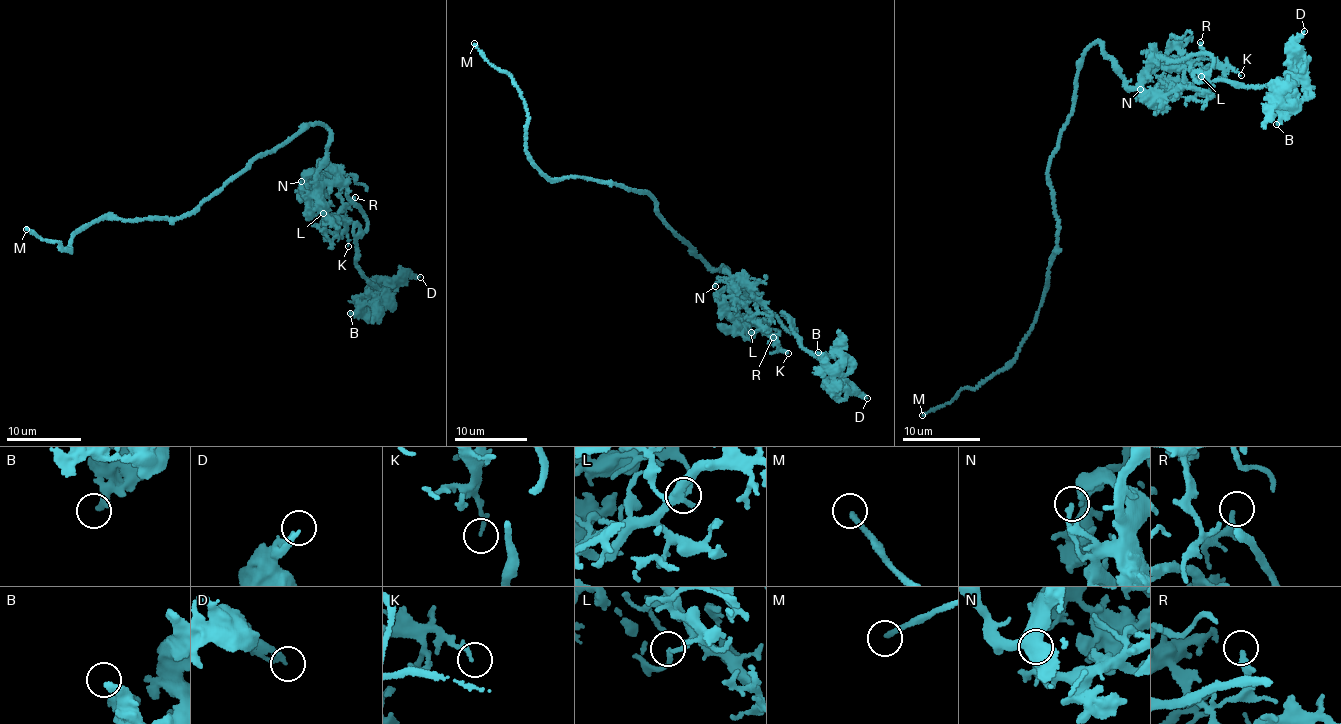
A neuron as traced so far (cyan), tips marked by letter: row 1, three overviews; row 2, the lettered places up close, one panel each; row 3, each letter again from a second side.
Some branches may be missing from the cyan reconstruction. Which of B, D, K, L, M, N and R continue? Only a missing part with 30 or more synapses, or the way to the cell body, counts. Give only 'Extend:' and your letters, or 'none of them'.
Extend: M

